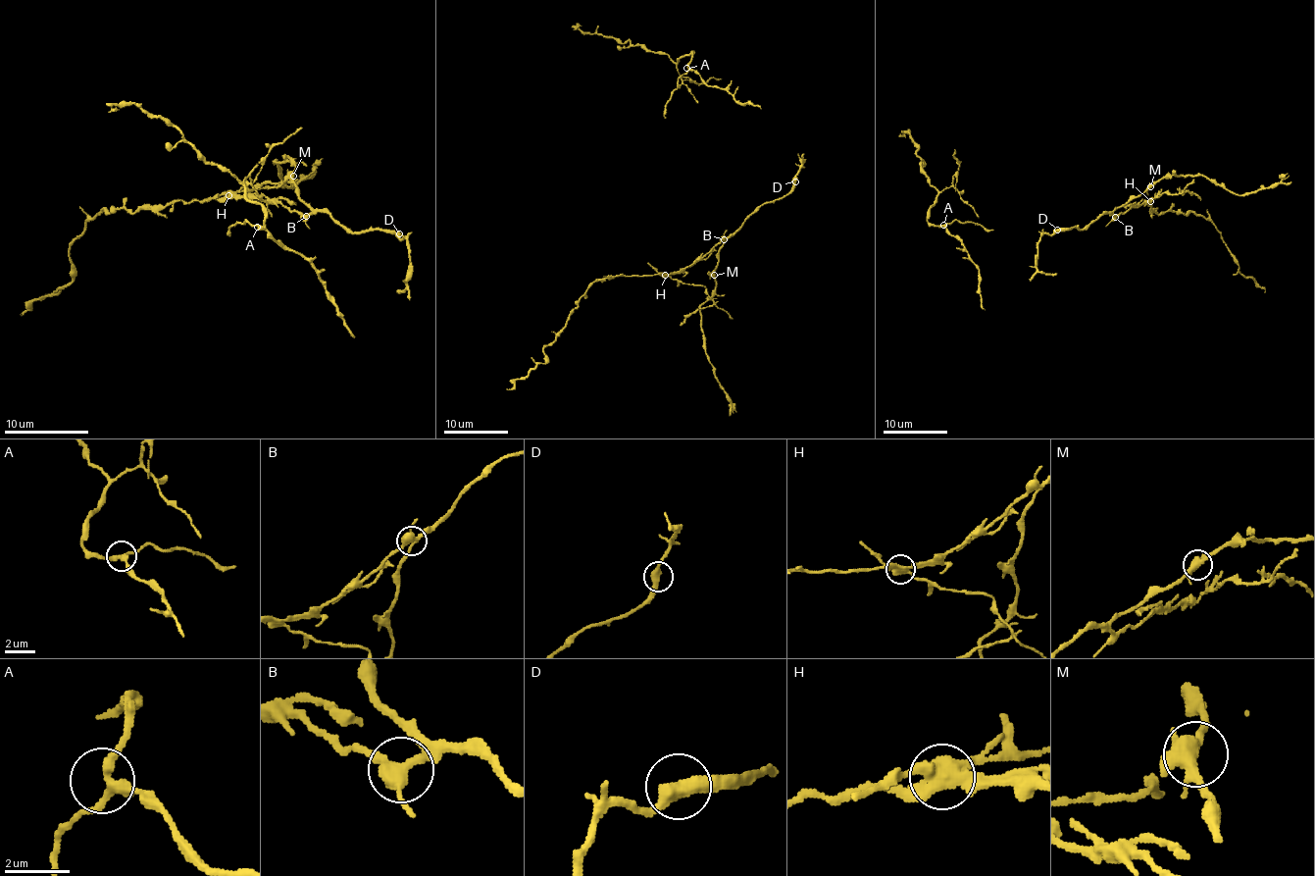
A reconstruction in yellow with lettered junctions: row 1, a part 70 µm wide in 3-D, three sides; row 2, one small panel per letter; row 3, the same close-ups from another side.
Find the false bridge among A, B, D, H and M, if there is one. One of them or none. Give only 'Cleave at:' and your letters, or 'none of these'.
Cleave at: H

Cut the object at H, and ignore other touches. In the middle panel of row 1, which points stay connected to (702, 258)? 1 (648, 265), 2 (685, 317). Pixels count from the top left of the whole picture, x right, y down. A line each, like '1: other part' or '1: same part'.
1: other part
2: other part

